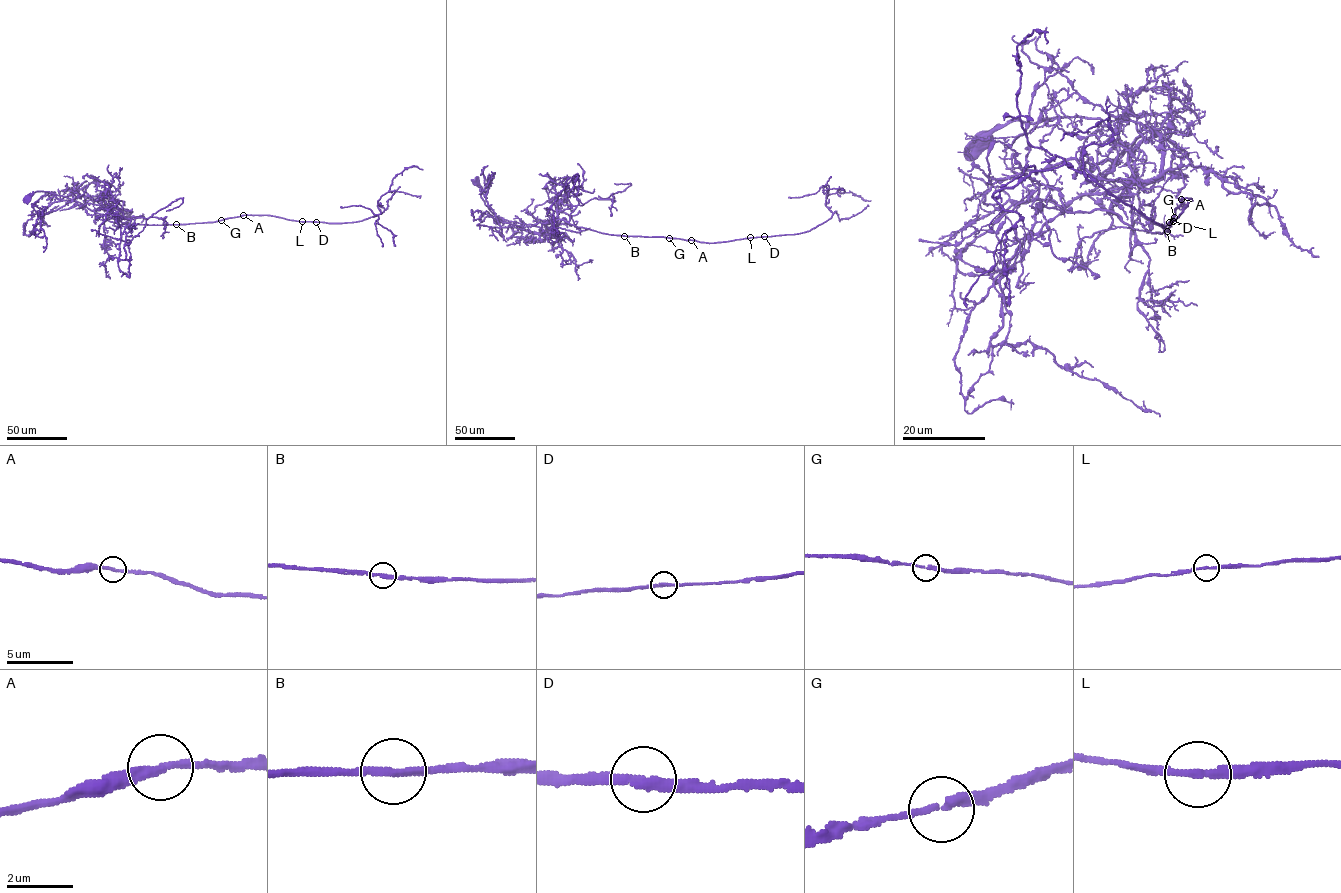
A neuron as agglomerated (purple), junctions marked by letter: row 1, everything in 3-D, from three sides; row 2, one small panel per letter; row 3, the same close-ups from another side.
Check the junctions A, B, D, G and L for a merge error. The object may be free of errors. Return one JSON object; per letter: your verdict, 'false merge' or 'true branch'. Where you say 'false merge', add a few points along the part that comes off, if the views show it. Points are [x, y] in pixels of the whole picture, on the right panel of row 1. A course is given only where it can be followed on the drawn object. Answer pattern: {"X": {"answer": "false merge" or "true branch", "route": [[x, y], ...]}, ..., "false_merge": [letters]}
{"A": {"answer": "true branch"}, "B": {"answer": "true branch"}, "D": {"answer": "true branch"}, "G": {"answer": "true branch"}, "L": {"answer": "true branch"}, "false_merge": []}

